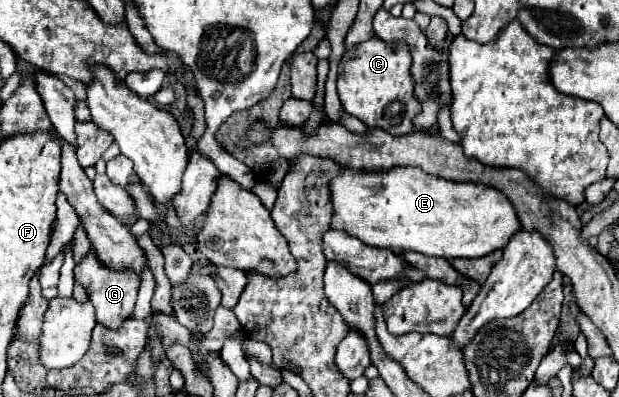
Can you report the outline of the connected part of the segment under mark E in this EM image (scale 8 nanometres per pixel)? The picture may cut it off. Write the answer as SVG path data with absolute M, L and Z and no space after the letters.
M346 167L342 175L332 179L330 193L334 203L330 225L332 229L342 229L366 245L384 247L396 255L402 255L404 251L416 251L428 257L478 259L496 249L504 249L512 235L522 229L516 217L516 209L512 209L512 203L504 199L500 191L490 189L488 185L452 183L448 179L438 179L418 167L394 167L382 173L352 171Z

